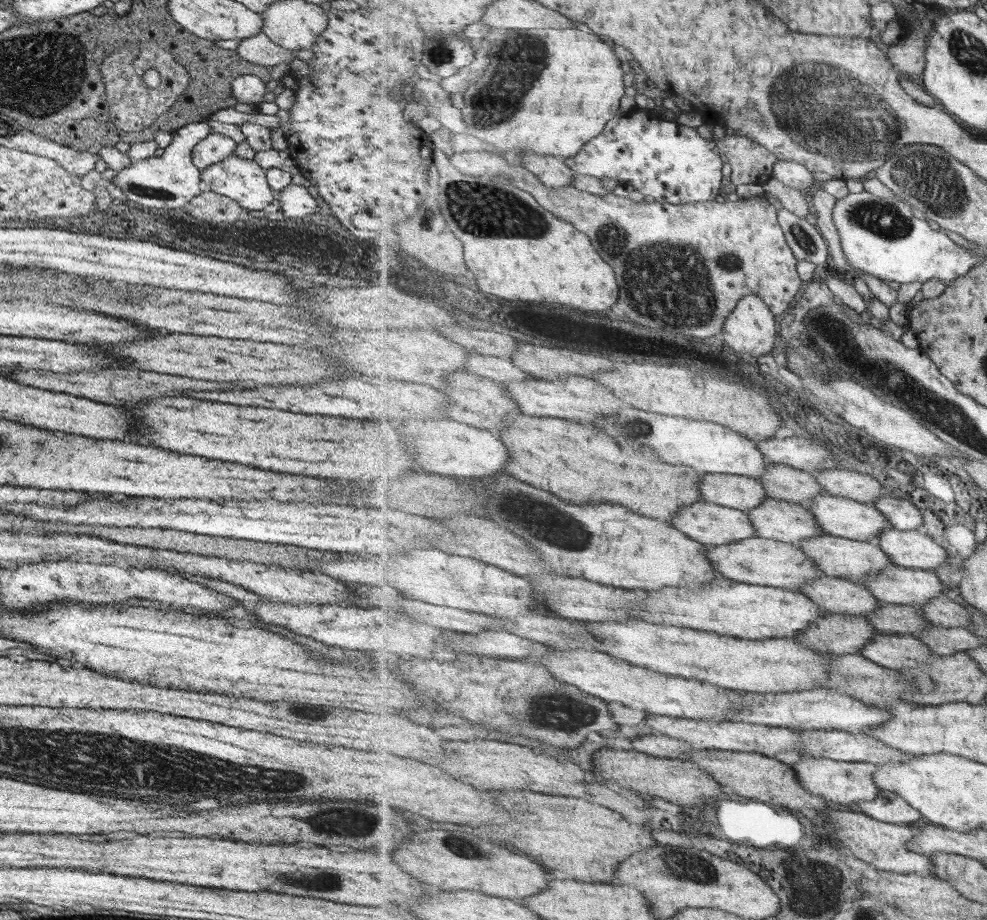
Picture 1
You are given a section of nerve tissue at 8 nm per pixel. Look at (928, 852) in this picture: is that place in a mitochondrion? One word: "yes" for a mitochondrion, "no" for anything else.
no

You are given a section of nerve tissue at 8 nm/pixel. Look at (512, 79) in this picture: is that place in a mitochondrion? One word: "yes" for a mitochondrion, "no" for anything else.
yes

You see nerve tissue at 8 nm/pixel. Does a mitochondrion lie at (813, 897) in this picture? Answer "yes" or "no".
yes

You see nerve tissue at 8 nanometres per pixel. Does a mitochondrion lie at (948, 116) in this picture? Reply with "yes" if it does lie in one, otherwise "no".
no

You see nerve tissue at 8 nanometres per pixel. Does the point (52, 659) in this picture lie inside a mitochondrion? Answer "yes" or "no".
no

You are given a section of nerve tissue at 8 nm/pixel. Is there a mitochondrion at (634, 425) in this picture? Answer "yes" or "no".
yes

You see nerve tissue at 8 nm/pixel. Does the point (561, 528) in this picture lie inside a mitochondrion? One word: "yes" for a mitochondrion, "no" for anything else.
yes

